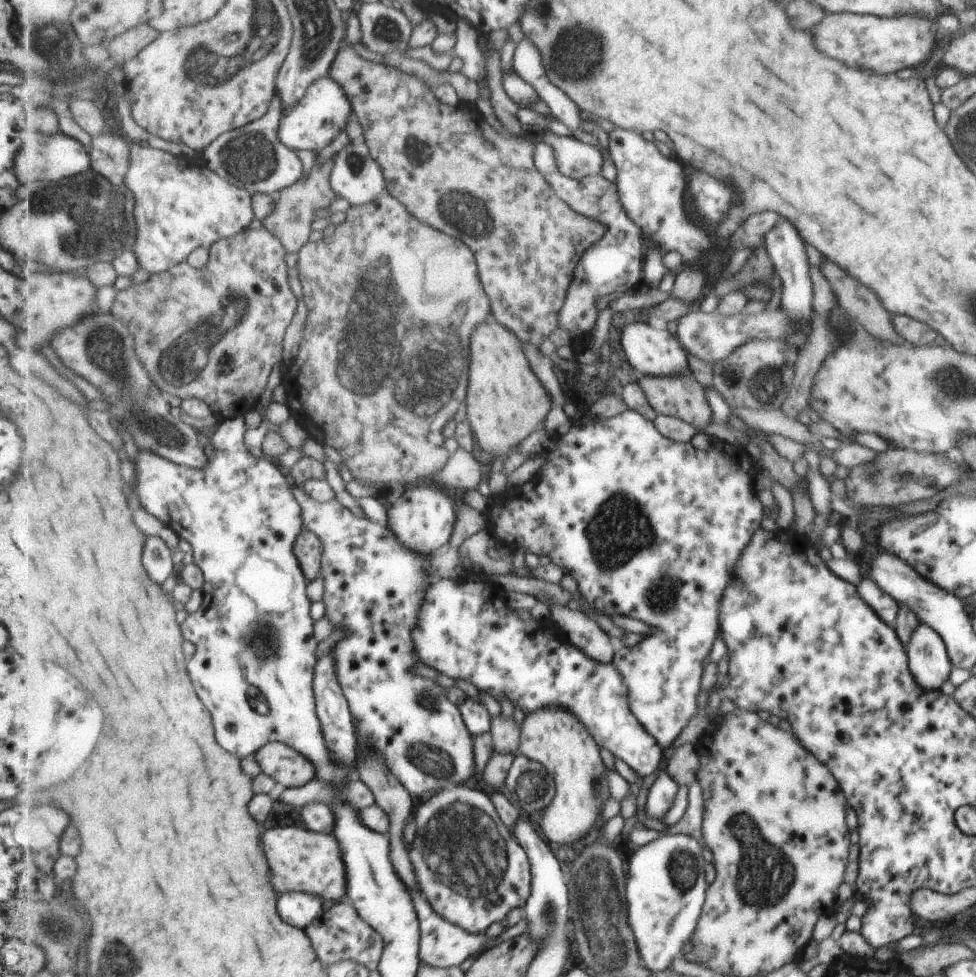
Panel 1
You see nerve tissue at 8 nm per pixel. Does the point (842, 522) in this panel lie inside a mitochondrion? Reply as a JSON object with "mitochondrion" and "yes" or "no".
{"mitochondrion":"no"}

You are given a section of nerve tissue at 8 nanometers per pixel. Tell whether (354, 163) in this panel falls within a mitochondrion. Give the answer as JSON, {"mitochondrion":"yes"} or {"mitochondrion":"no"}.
{"mitochondrion":"yes"}

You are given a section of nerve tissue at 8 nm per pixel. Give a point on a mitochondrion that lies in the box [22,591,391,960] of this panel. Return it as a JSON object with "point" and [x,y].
{"point":[51,925]}

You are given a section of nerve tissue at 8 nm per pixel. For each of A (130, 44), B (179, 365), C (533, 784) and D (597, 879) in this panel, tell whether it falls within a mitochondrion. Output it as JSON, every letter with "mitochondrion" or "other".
{"A":"other","B":"mitochondrion","C":"mitochondrion","D":"mitochondrion"}

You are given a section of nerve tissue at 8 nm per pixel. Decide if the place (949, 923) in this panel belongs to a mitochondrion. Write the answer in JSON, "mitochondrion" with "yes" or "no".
{"mitochondrion":"no"}

